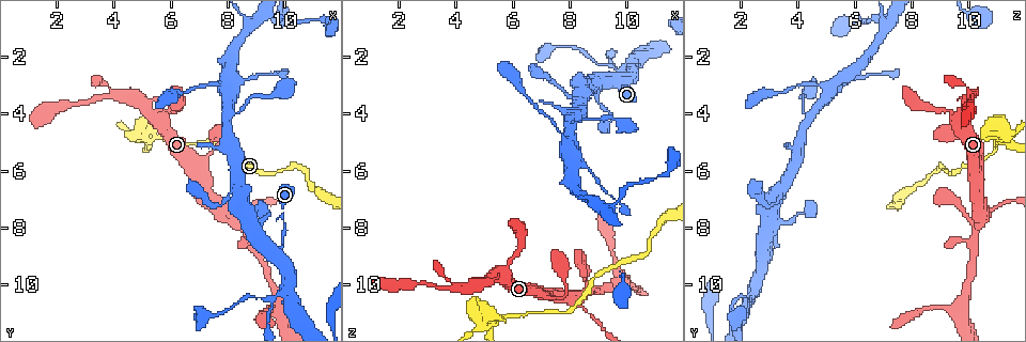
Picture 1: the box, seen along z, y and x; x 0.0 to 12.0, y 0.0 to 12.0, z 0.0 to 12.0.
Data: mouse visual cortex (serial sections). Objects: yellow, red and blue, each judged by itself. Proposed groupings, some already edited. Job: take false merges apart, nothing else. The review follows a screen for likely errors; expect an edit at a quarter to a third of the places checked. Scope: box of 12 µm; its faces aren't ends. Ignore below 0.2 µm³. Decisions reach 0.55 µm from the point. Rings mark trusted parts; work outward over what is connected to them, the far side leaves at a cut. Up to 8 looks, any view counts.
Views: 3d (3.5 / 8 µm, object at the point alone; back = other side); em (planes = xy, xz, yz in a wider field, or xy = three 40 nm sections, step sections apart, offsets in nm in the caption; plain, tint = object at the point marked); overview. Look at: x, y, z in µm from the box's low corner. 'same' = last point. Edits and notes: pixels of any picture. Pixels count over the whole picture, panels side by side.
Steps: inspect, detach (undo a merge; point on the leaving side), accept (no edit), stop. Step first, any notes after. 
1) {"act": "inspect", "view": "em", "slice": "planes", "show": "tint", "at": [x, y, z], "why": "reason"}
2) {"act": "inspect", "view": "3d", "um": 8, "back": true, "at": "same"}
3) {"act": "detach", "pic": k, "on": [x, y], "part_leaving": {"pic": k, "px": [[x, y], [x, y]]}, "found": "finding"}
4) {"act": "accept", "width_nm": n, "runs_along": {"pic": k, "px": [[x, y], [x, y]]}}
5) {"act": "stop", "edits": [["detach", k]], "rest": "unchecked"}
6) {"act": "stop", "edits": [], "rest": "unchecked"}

{"act": "inspect", "view": "3d", "um": 3.5, "at": [7.0, 5.6, 10.4], "why": "sudden change in width"}

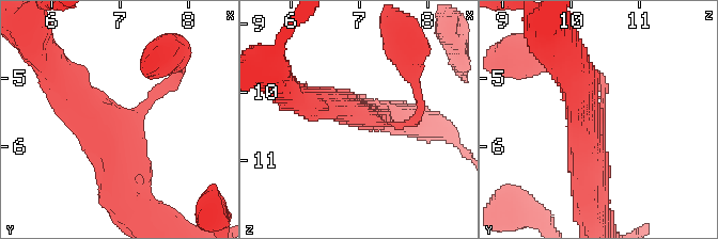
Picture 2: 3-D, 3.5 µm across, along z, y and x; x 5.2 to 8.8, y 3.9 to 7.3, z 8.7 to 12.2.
{"act": "inspect", "view": "em", "slice": "xy", "step": 5, "show": "tint", "at": [7.10, 5.60, 10.40]}

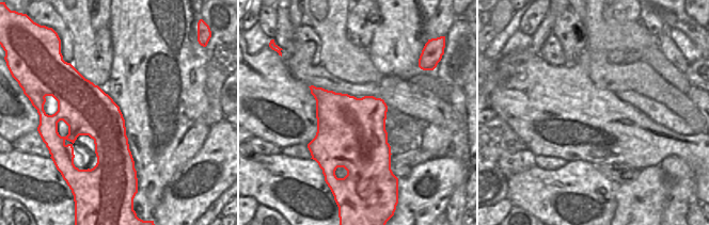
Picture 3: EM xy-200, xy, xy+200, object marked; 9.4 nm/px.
{"act": "inspect", "view": "em", "slice": "xy", "step": 3, "show": "tint", "at": "same", "why": "cut it another way"}

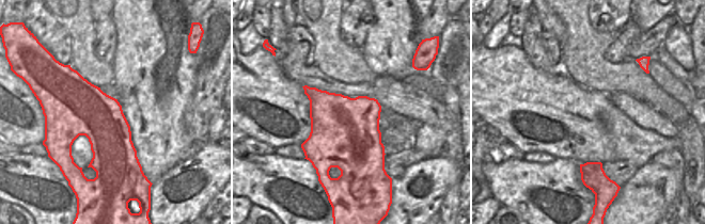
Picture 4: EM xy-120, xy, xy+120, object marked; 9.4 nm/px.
{"act": "accept", "runs_along": {"pic": 2, "px": [[308, 101], [400, 126], [417, 115]]}, "found": "continuous, no second cell"}

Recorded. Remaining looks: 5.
{"act": "inspect", "view": "3d", "um": 3.5, "at": [8.1, 7.6, 10.6], "why": "a fork"}

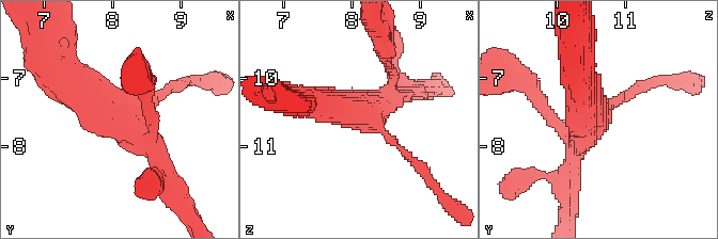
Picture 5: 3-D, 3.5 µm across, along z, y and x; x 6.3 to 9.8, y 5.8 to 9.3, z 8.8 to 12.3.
{"act": "inspect", "view": "em", "slice": "xy", "step": 5, "show": "tint", "at": [8.15, 7.60, 10.55], "arms": 3, "arm_widths_nm": [150, 250, 450], "why": "now the EM"}

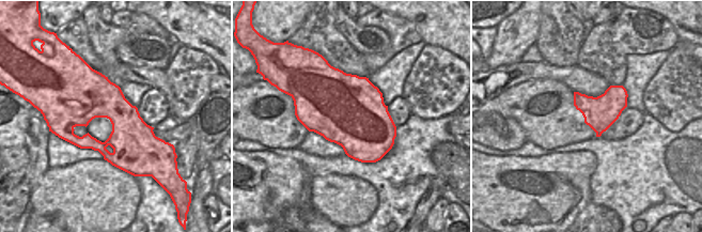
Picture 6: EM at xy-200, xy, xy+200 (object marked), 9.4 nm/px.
{"act": "inspect", "view": "em", "slice": "xy", "step": 3, "show": "tint", "at": "same"}

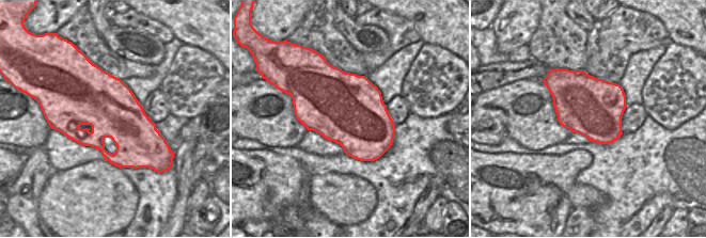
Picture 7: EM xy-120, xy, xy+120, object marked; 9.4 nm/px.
{"act": "accept", "runs_along": {"pic": 5, "px": [[66, 83], [115, 107], [165, 172]]}, "found": "all the same cell"}

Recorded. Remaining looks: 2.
{"act": "inspect", "view": "3d", "um": 8, "at": [8.0, 3.2, 5.2], "why": "three arms meet"}

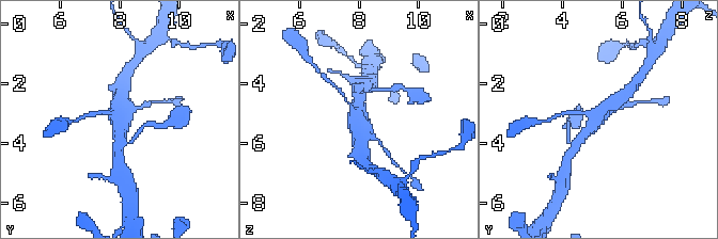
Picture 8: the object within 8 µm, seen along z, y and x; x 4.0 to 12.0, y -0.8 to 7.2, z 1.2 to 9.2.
{"act": "inspect", "view": "em", "slice": "planes", "show": "tint", "at": [8.0, 3.3, 5.1], "why": "shape alone is not enough"}

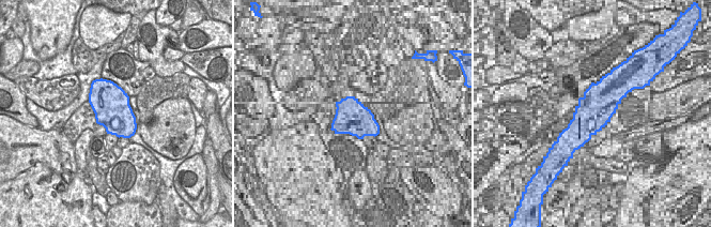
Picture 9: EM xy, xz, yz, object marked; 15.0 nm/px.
{"act": "accept", "runs_along": {"pic": 8, "px": [[576, 144], [599, 114], [619, 98]]}, "found": "continuous, no second cell"}

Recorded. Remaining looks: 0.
{"act": "stop", "edits": [], "rest": "unchecked"}

